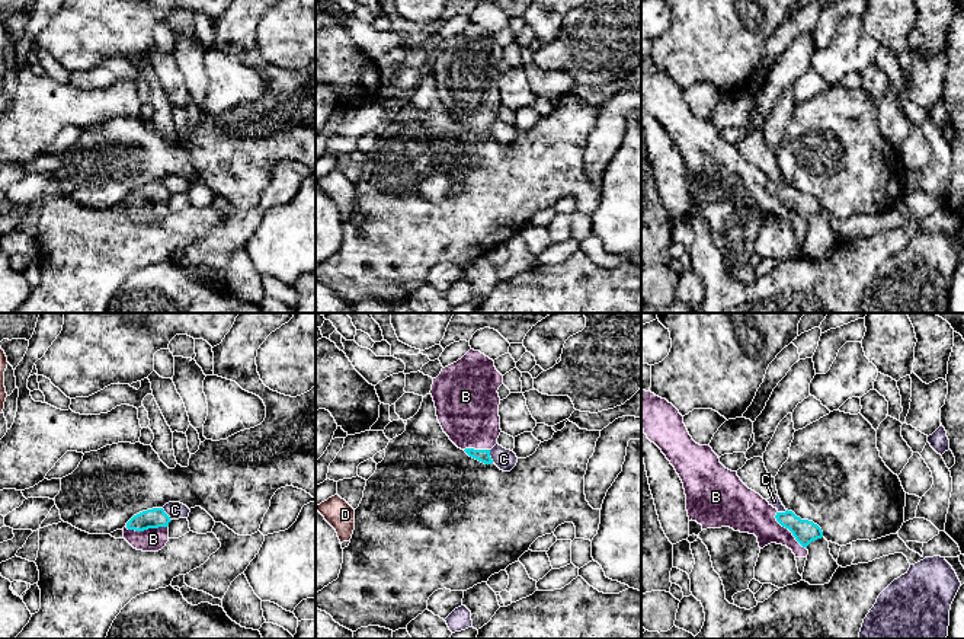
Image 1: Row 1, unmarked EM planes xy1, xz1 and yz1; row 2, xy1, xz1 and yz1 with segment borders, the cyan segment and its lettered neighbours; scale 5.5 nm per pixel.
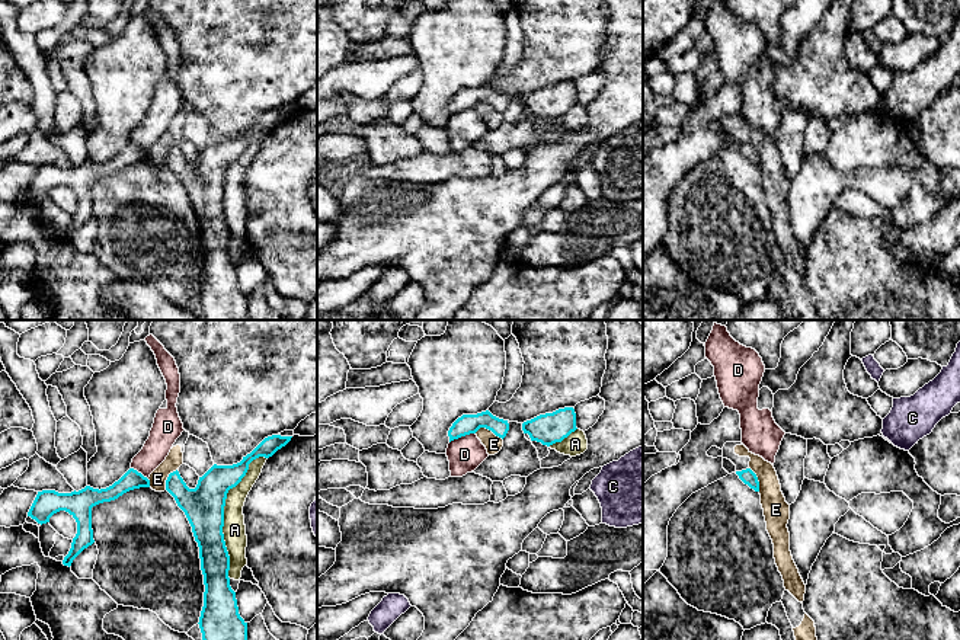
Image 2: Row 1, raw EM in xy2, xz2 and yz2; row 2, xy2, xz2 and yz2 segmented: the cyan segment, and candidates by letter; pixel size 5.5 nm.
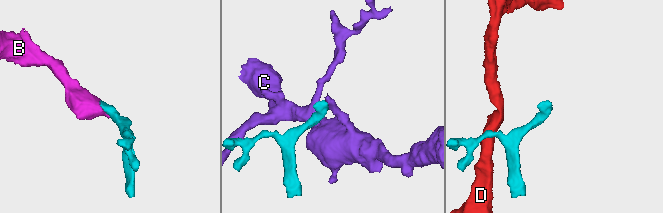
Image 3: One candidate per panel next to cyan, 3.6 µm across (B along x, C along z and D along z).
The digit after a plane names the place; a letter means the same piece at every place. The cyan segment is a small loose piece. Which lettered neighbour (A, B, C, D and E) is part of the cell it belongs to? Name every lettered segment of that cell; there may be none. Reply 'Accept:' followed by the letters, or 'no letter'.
Accept: B

